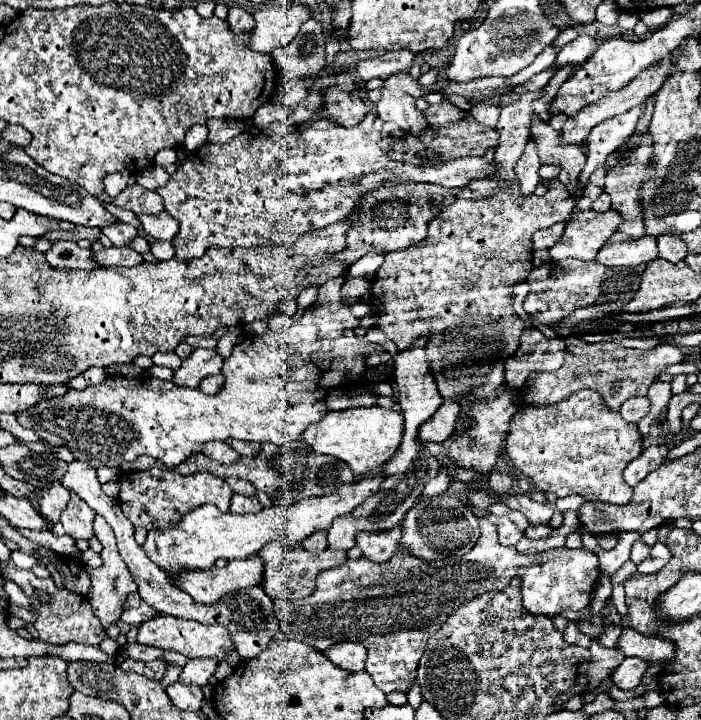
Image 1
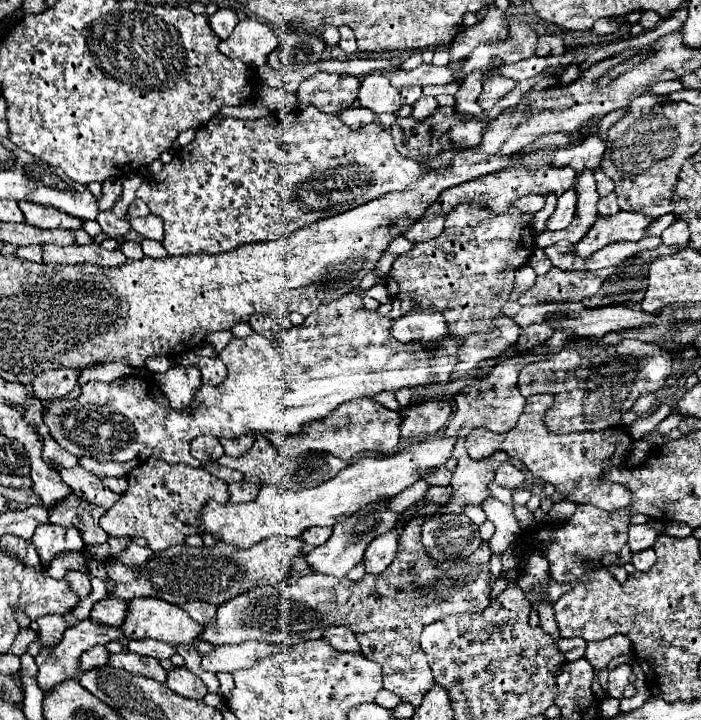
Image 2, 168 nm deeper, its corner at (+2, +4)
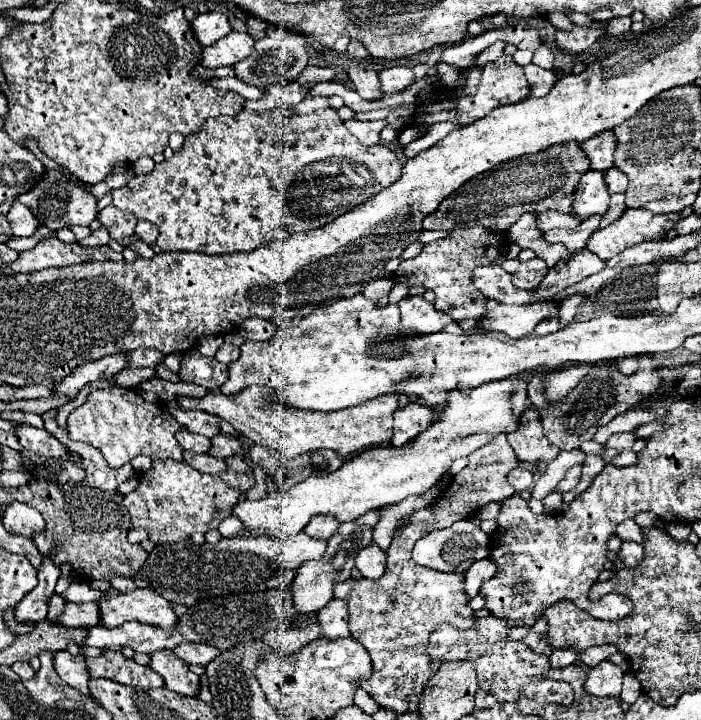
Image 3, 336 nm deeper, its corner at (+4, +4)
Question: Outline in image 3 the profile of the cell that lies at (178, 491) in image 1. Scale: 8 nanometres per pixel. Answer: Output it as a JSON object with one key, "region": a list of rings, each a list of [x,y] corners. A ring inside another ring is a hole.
{"region":[[[155,459],[153,467],[139,475],[137,489],[123,497],[123,507],[129,511],[129,529],[145,529],[149,533],[149,541],[155,545],[175,541],[201,545],[205,543],[205,533],[217,529],[219,523],[229,517],[239,495],[241,493],[237,489],[229,489],[221,477],[203,475],[191,465],[185,465],[185,461],[177,463],[173,459]]]}

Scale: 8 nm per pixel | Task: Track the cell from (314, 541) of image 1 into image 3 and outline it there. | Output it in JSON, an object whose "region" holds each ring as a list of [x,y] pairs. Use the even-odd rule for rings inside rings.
{"region":[[[317,515],[317,517],[313,517],[311,521],[309,521],[309,525],[303,529],[309,537],[317,537],[317,539],[323,539],[323,541],[327,541],[333,533],[335,533],[335,529],[339,527],[339,523],[333,519],[333,517],[329,517],[329,515]]]}

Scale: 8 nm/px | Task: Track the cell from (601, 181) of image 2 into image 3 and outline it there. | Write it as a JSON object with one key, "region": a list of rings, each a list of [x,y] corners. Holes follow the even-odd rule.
{"region":[[[611,167],[603,173],[603,177],[605,177],[605,187],[609,189],[609,193],[625,193],[625,189],[627,189],[627,175],[625,173]]]}

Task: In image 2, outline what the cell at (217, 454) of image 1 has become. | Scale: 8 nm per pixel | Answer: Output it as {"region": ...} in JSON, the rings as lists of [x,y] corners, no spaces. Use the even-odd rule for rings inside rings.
{"region":[[[195,437],[191,441],[191,455],[203,461],[215,461],[223,455],[223,447],[215,437]]]}

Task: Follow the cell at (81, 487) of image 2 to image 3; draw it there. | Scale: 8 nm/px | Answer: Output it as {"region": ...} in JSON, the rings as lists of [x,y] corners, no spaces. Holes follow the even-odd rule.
{"region":[[[49,409],[43,413],[43,419],[45,419],[45,429],[55,435],[67,449],[73,449],[75,453],[81,455],[81,463],[85,465],[85,481],[91,485],[91,487],[97,487],[105,493],[115,493],[119,483],[123,483],[125,479],[133,477],[133,465],[131,463],[125,463],[123,467],[109,467],[107,461],[101,457],[101,453],[97,449],[93,449],[91,445],[85,445],[85,443],[77,443],[77,441],[71,441],[67,431],[65,429],[59,429],[55,425],[55,413],[57,409]]]}

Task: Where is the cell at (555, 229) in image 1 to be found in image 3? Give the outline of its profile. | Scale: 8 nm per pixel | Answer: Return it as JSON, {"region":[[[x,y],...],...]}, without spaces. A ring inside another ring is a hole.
{"region":[[[587,171],[573,193],[573,217],[585,219],[595,213],[603,215],[609,207],[609,193],[605,189],[603,173]]]}

